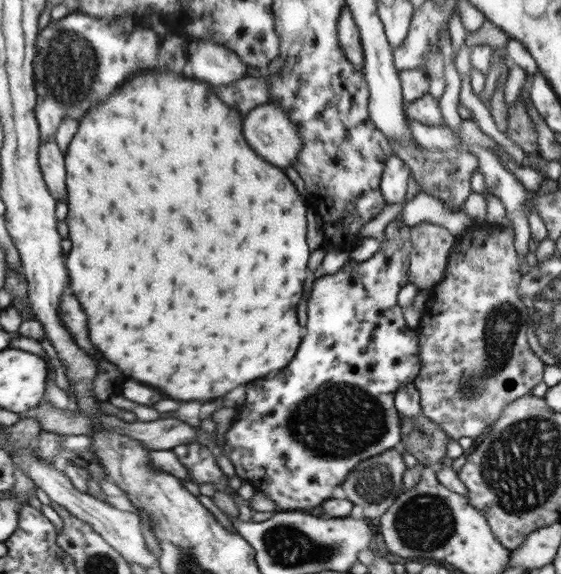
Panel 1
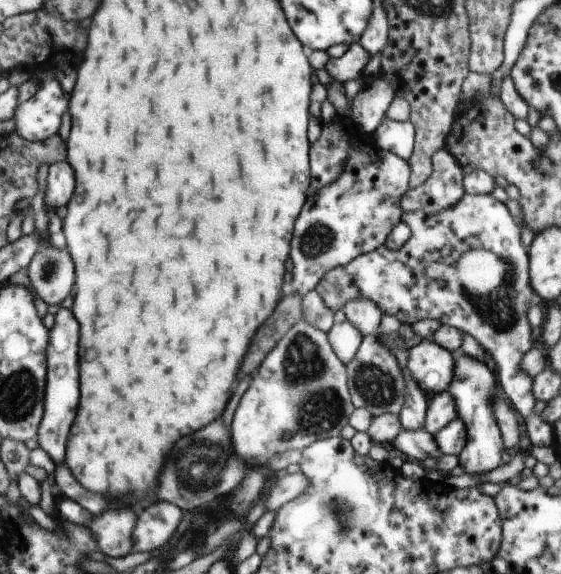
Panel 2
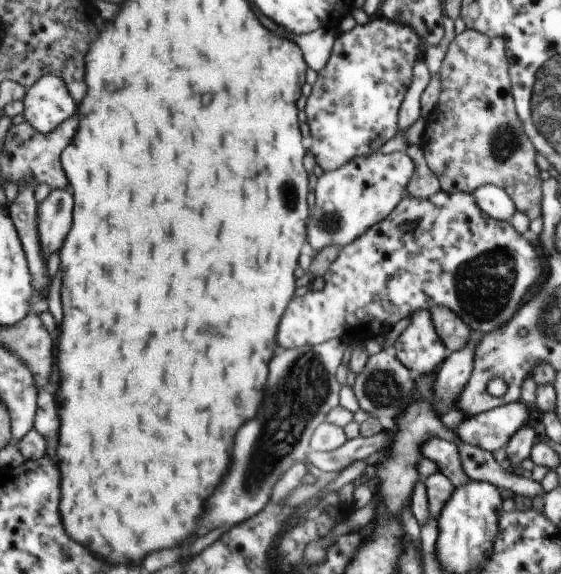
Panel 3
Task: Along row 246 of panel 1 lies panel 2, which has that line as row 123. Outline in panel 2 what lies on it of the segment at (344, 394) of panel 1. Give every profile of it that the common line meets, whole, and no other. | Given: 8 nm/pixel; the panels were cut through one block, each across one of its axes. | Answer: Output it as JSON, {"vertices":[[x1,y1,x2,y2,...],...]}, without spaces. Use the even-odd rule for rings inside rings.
{"vertices":[[385,116,377,129,370,134,369,139,382,150,393,152,400,158,408,160,413,153,415,128,410,120,401,122]]}

